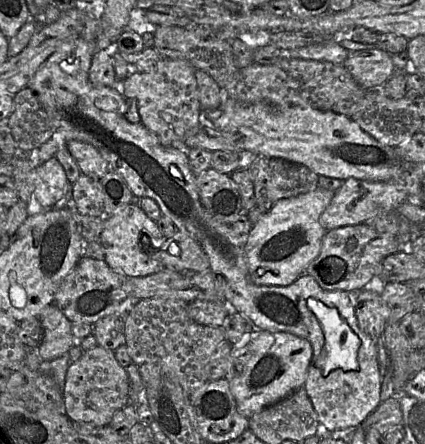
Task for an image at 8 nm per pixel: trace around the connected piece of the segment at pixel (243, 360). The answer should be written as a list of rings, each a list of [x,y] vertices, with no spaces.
[[[253,330],[233,345],[225,379],[235,398],[238,412],[251,418],[255,413],[290,396],[303,387],[312,359],[312,345],[287,332]]]

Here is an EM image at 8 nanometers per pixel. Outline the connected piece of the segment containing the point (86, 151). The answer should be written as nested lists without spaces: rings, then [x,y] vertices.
[[[70,140],[66,148],[82,174],[101,179],[109,172],[107,161],[93,145],[79,140]]]

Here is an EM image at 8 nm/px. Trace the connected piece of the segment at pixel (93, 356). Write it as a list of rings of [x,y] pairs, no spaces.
[[[97,345],[83,352],[67,369],[63,390],[65,414],[73,423],[98,427],[108,426],[114,414],[131,402],[131,391],[126,369],[115,359],[114,351]]]

